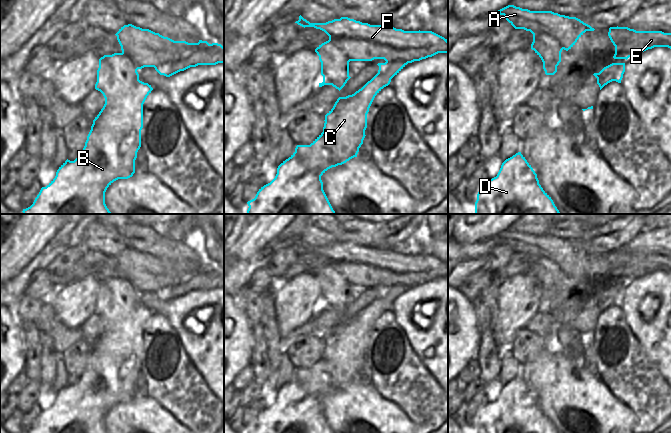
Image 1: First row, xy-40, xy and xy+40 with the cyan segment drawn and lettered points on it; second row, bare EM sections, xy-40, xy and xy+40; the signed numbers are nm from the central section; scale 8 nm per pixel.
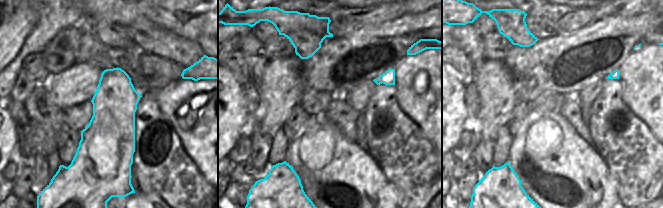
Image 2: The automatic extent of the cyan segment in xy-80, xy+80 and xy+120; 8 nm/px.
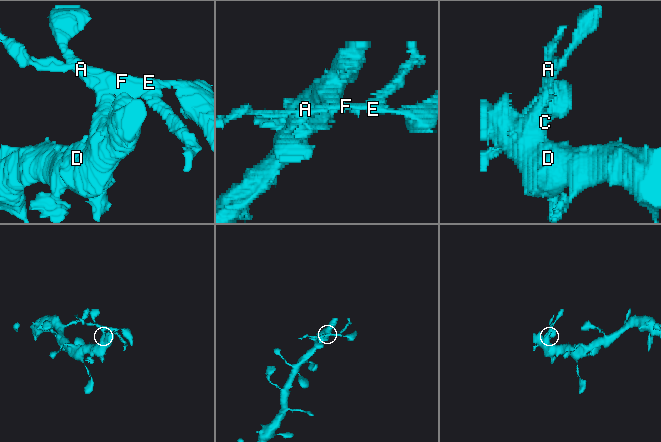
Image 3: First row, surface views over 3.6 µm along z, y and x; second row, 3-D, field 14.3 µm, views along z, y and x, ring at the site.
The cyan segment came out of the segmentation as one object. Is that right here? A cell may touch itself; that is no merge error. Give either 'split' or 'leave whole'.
split

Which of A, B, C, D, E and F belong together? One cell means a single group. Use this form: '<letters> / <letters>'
A E F / B C D

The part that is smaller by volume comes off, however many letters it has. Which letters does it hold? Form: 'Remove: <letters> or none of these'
Remove: A, E, F

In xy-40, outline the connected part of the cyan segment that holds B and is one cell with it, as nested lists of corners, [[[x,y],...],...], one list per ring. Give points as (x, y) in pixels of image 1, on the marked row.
[[[114,53],[99,59],[95,89],[100,91],[105,104],[93,120],[85,146],[74,161],[66,160],[57,170],[55,178],[42,187],[33,204],[23,209],[23,214],[111,214],[105,204],[107,188],[118,179],[128,179],[135,173],[135,160],[141,147],[143,104],[153,88],[139,80],[139,68],[126,54]]]

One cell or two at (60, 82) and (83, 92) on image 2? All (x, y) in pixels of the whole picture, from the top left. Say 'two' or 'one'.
one

